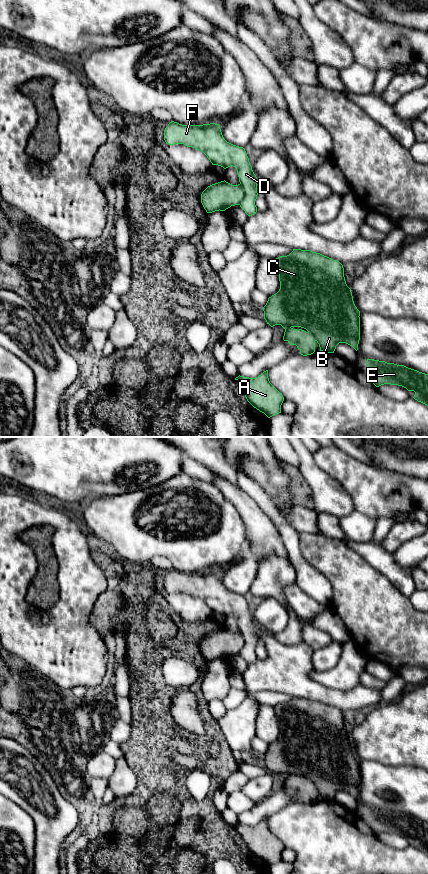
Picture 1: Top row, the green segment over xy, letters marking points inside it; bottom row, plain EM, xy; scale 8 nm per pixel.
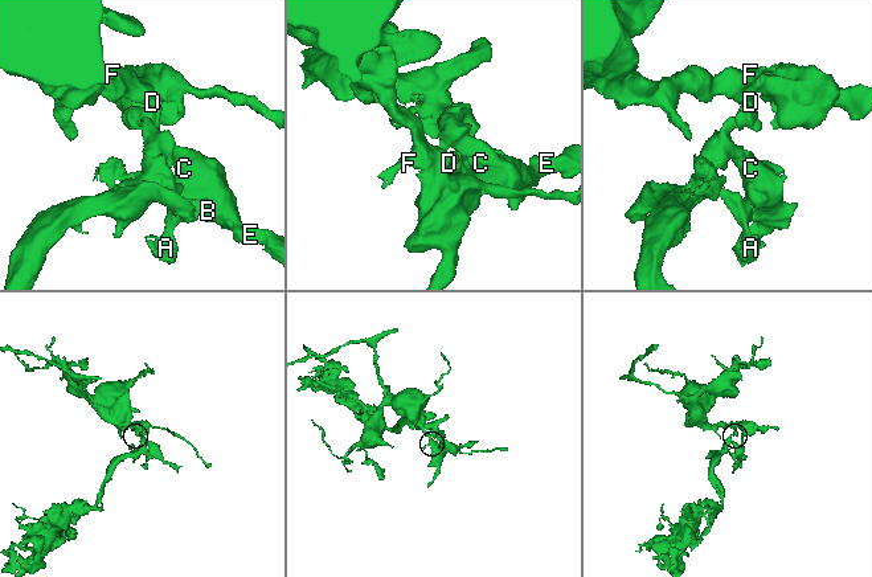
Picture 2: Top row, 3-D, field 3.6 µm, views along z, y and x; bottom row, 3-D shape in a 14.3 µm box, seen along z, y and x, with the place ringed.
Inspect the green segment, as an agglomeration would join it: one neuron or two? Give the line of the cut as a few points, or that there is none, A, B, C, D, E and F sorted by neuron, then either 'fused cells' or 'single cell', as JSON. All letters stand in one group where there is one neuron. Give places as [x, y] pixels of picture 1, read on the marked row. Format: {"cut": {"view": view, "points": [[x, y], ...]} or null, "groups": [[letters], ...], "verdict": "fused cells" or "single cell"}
{"cut": null, "groups": [["A", "B", "C", "D", "E", "F"]], "verdict": "single cell"}

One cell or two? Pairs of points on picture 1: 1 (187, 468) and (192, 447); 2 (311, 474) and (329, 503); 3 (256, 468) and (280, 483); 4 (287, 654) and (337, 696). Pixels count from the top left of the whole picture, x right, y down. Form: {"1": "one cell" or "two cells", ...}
{"1": "two cells", "2": "one cell", "3": "one cell", "4": "one cell"}

